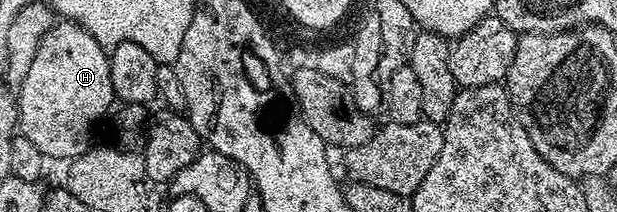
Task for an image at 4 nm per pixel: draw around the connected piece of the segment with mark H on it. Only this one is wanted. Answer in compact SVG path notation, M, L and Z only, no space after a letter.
M58 22L54 27L48 29L44 34L44 38L40 42L40 50L36 50L36 58L32 58L32 66L28 70L28 75L22 79L20 87L16 92L18 102L18 123L20 125L21 135L28 138L28 142L32 142L40 149L40 154L44 154L51 161L63 160L69 162L75 160L80 154L84 154L86 149L91 147L90 131L94 128L94 123L105 114L110 108L110 103L115 103L116 97L112 90L112 78L110 77L110 58L107 49L100 47L96 42L96 38L92 38L92 34L88 34L80 25L73 22Z

